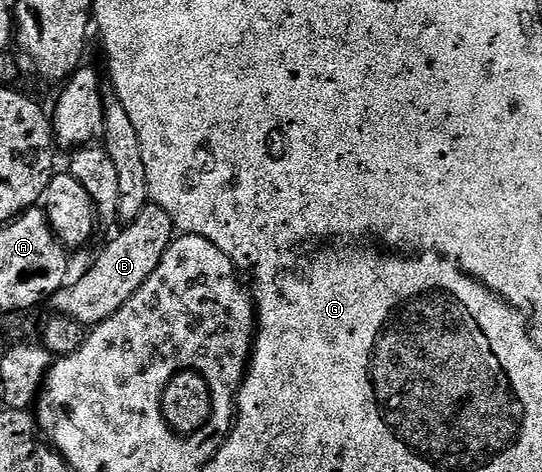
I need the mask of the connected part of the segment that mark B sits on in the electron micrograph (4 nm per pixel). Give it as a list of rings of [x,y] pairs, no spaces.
[[[151,202],[140,209],[140,217],[136,217],[136,221],[125,224],[121,229],[123,231],[99,253],[94,267],[88,268],[75,283],[74,280],[67,282],[48,300],[49,306],[54,306],[57,314],[75,319],[87,329],[108,321],[108,317],[119,311],[130,300],[132,293],[136,293],[140,285],[152,277],[152,271],[156,265],[160,265],[164,253],[176,238],[172,217],[168,217],[160,205]]]

